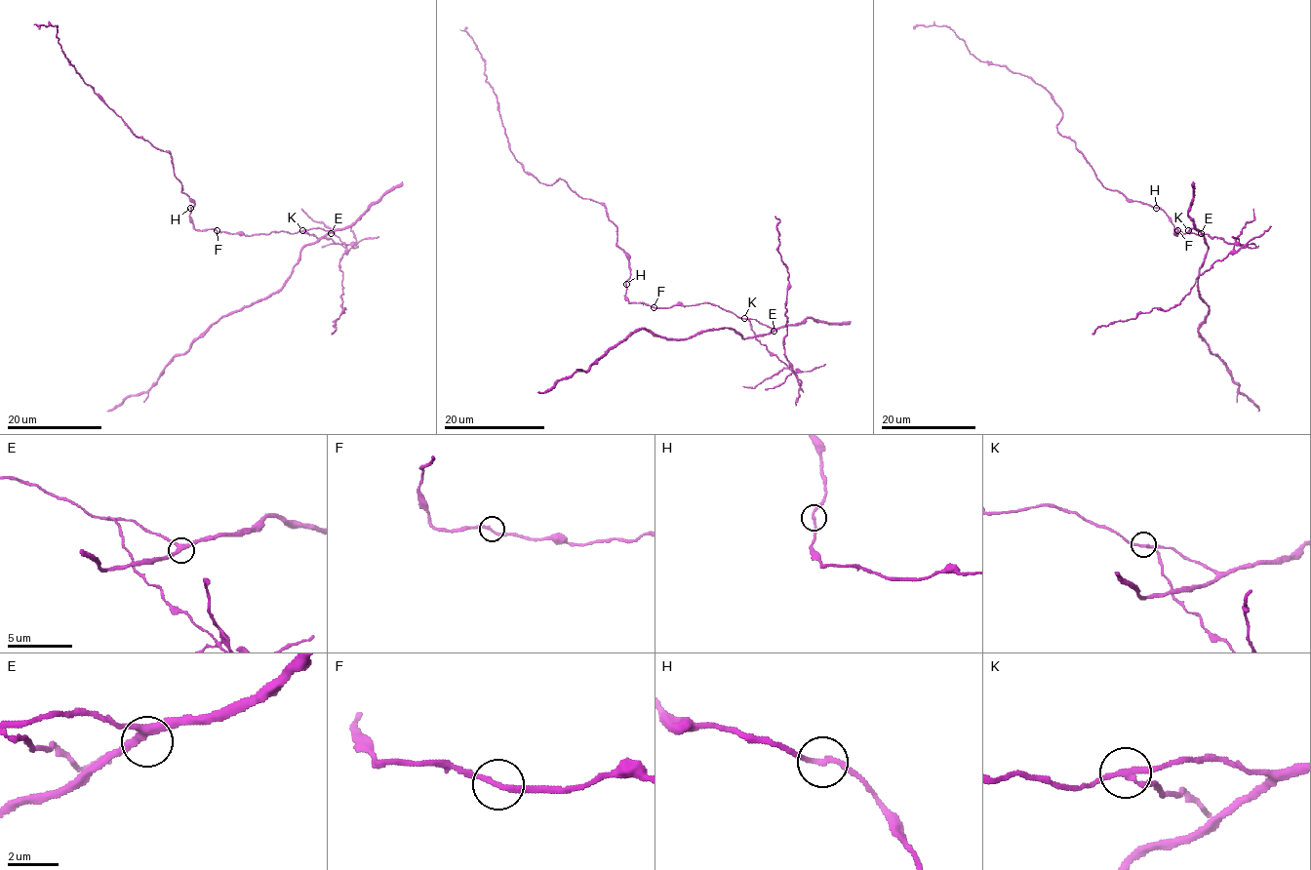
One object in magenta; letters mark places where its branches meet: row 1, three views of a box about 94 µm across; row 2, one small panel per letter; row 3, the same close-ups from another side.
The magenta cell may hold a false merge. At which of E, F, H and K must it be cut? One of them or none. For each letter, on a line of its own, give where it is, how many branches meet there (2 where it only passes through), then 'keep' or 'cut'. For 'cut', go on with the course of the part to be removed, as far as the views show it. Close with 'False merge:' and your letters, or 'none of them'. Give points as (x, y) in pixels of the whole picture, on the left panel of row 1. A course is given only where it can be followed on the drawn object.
E: at (331, 233); 3 branches meet; keep
F: at (217, 230); 2 branches meet; keep
H: at (190, 208); 2 branches meet; keep
K: at (302, 230); 3 branches meet; cut; foreign part runs (301, 231), (331, 238), (343, 244), (345, 250), (339, 270), (344, 312), (333, 325), (337, 329), (332, 335)
False merge: K

